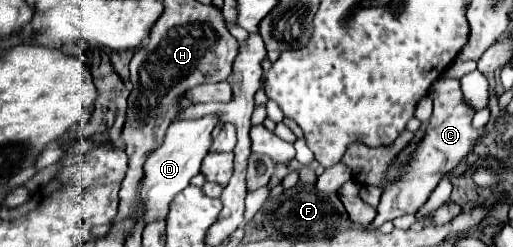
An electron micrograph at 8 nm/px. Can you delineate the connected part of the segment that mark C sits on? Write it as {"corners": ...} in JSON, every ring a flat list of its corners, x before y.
{"corners":[[439,77,433,85,431,85,431,99,433,99,433,117,427,129,427,135,423,137,421,145,417,147,417,151,411,157,411,163,399,173,397,181,387,187,381,195,379,207,377,207,377,217,369,223,369,229,375,231,379,229,385,221,393,221,395,217,401,215,415,215,425,201,429,199,431,191,437,187,437,183,441,181,441,177,451,171,475,145,475,139,481,137,481,129,473,129,471,127,471,119,475,115,475,109,471,105,465,103,459,79,451,79,451,77]]}

